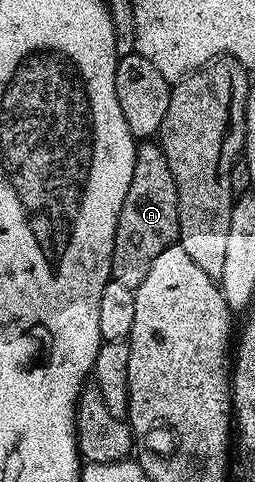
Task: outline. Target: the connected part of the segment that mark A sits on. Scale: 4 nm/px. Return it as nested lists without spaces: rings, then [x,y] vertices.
[[[141,141],[136,147],[130,192],[126,192],[126,200],[118,216],[116,243],[112,253],[112,278],[118,284],[126,284],[126,288],[135,290],[138,284],[142,284],[146,272],[150,272],[150,264],[154,264],[158,252],[173,245],[179,237],[178,196],[170,164],[166,164],[166,156],[155,141]]]

